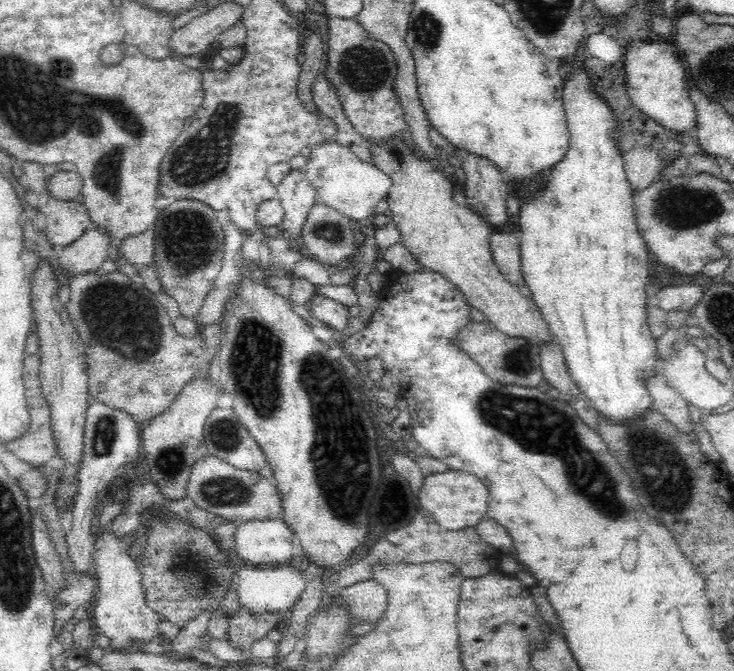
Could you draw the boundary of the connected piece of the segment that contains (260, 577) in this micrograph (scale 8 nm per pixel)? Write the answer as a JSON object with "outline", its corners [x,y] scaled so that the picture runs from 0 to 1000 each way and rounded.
{"outline":[[[398,839],[379,844],[373,848],[351,848],[343,844],[328,842],[319,852],[320,873],[326,899],[342,915],[362,915],[390,912],[411,885],[417,869],[432,855],[431,848],[422,845],[417,849],[420,857],[411,857],[414,851],[402,845]]]}

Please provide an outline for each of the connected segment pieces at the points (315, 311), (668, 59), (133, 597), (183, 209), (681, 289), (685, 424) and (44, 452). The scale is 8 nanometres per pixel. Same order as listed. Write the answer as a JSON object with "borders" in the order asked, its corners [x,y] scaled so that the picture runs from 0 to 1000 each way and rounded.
{"borders":[[[[429,437],[418,458],[426,480],[458,490],[458,495],[467,493],[477,474],[474,458],[441,440]]],[[[864,63],[851,75],[849,85],[851,131],[861,155],[877,173],[888,176],[922,204],[935,194],[948,189],[948,159],[940,146],[940,125],[932,113],[929,94],[918,70],[910,66],[880,66]]],[[[151,788],[135,790],[128,802],[127,854],[134,863],[131,903],[125,912],[134,943],[150,951],[151,969],[166,966],[168,972],[178,972],[183,957],[204,957],[214,954],[215,927],[219,921],[200,900],[192,872],[192,852],[187,835],[180,833],[176,818],[184,803],[184,796],[158,802]]],[[[243,298],[226,307],[215,328],[208,334],[210,343],[210,393],[222,435],[243,450],[245,472],[266,478],[275,462],[275,450],[283,435],[293,428],[292,417],[300,405],[307,376],[305,346],[294,316],[281,303],[270,298]]],[[[946,422],[906,426],[894,437],[895,458],[905,465],[913,465],[913,462],[940,463],[955,446],[958,429],[959,426]]],[[[894,557],[880,565],[879,571],[890,598],[888,608],[902,615],[921,639],[932,645],[946,642],[940,626],[940,602],[913,577],[910,565]]],[[[44,528],[34,531],[33,548],[30,548],[30,565],[33,565],[33,589],[35,589],[35,607],[41,615],[41,638],[35,641],[33,650],[22,653],[22,656],[11,656],[3,665],[8,672],[19,675],[31,689],[46,696],[63,694],[76,674],[76,657],[74,657],[74,645],[71,645],[71,630],[68,630],[68,607],[63,592],[57,589],[57,577],[54,572],[54,529]]]]}

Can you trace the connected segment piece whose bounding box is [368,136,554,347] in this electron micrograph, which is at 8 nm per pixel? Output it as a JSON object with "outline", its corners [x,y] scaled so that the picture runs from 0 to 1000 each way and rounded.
{"outline":[[[546,203],[501,213],[504,213],[504,228],[507,228],[504,243],[523,255],[535,270],[527,291],[529,311],[534,314],[533,326],[545,343],[546,364],[564,382],[564,386],[575,396],[589,401],[590,405],[597,405],[616,419],[635,440],[636,450],[643,456],[647,468],[657,468],[678,493],[700,504],[715,504],[733,517],[738,516],[741,510],[753,507],[748,484],[725,441],[714,431],[689,417],[676,396],[666,367],[672,347],[668,337],[643,313],[629,310],[619,301],[617,289],[623,282],[619,267],[602,259],[599,253],[594,253],[583,238],[567,235],[557,225]]]}

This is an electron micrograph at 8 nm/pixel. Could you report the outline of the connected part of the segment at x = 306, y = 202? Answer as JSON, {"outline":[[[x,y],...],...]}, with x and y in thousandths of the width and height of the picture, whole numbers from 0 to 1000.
{"outline":[[[395,252],[377,279],[377,298],[387,313],[381,335],[395,365],[411,373],[411,334],[417,331],[422,310],[426,310],[431,283],[422,276],[411,252]]]}

